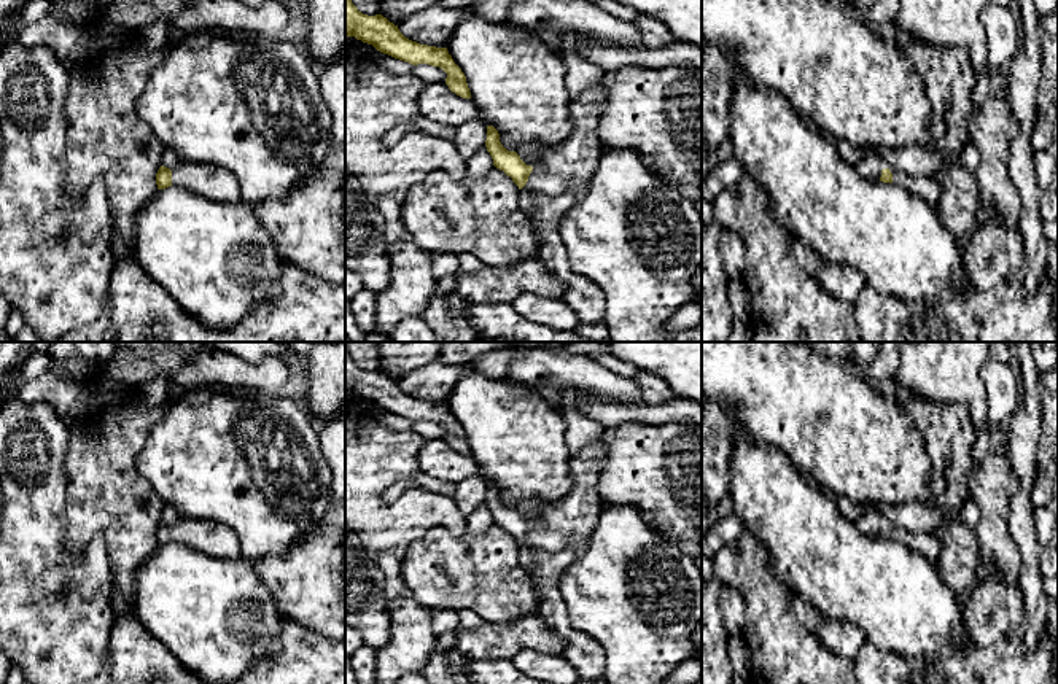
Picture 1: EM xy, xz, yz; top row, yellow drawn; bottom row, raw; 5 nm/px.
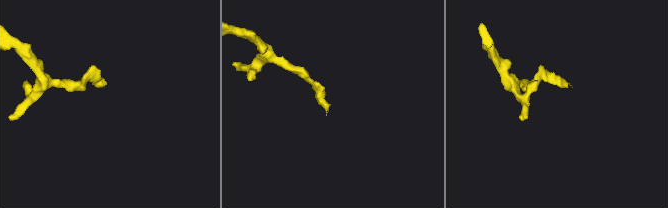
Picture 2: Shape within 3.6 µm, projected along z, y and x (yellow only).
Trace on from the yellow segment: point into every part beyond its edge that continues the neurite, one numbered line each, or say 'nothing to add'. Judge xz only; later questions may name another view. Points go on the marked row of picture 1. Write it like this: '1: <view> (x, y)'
1: xz (560, 174)

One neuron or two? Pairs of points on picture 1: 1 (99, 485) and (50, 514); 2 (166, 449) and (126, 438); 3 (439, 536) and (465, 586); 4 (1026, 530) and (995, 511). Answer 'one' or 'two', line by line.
1: two
2: two
3: one
4: two

